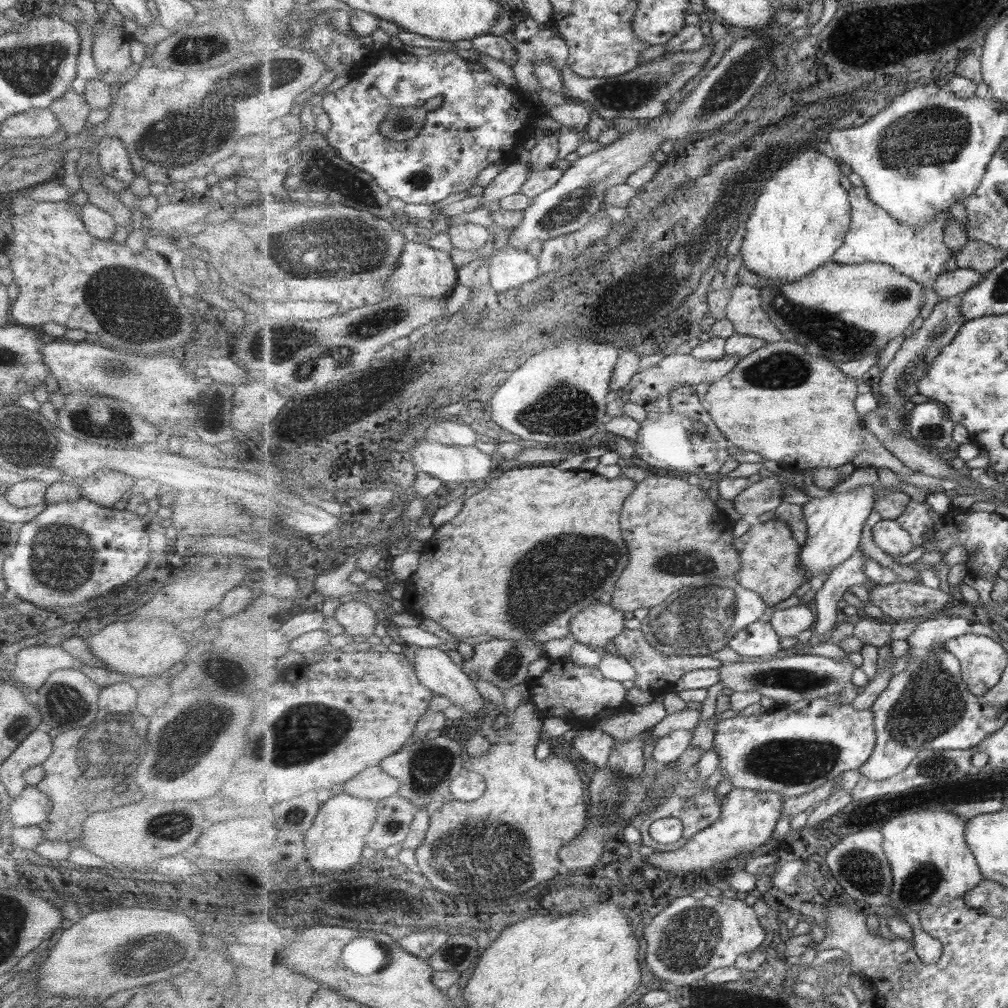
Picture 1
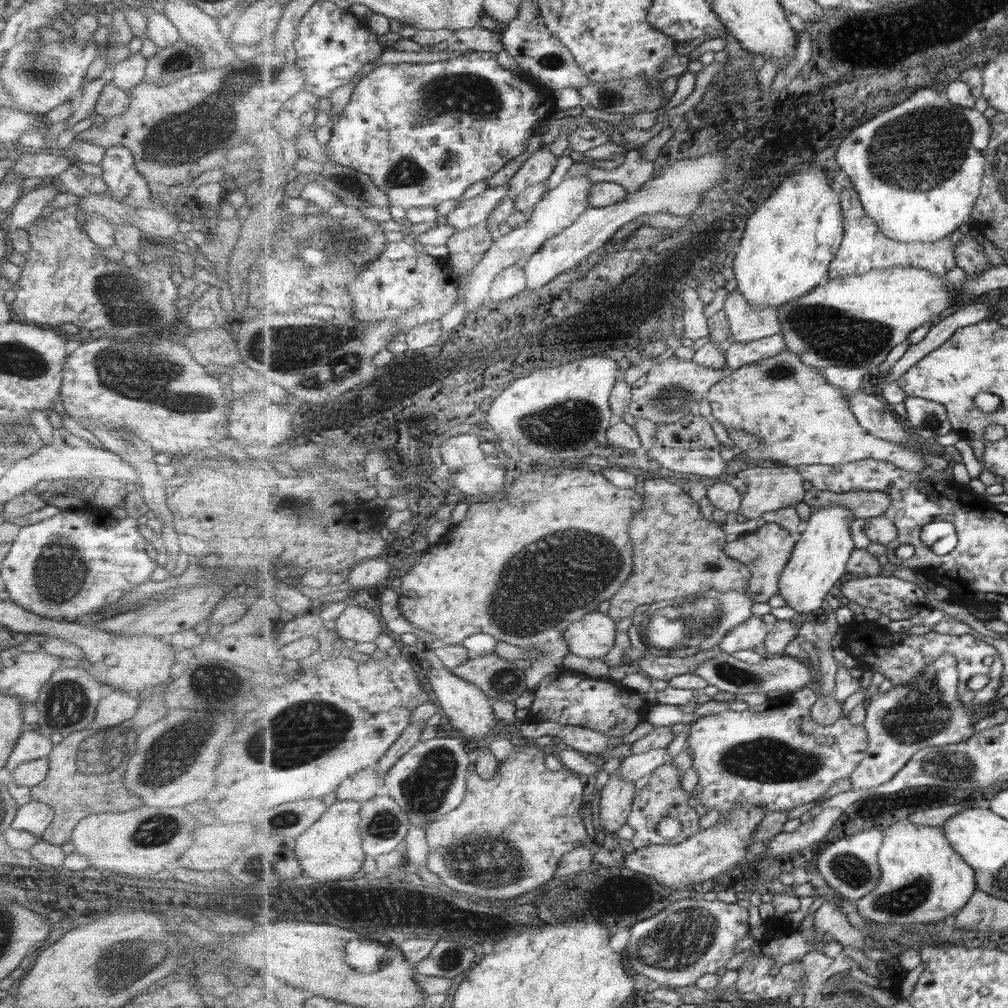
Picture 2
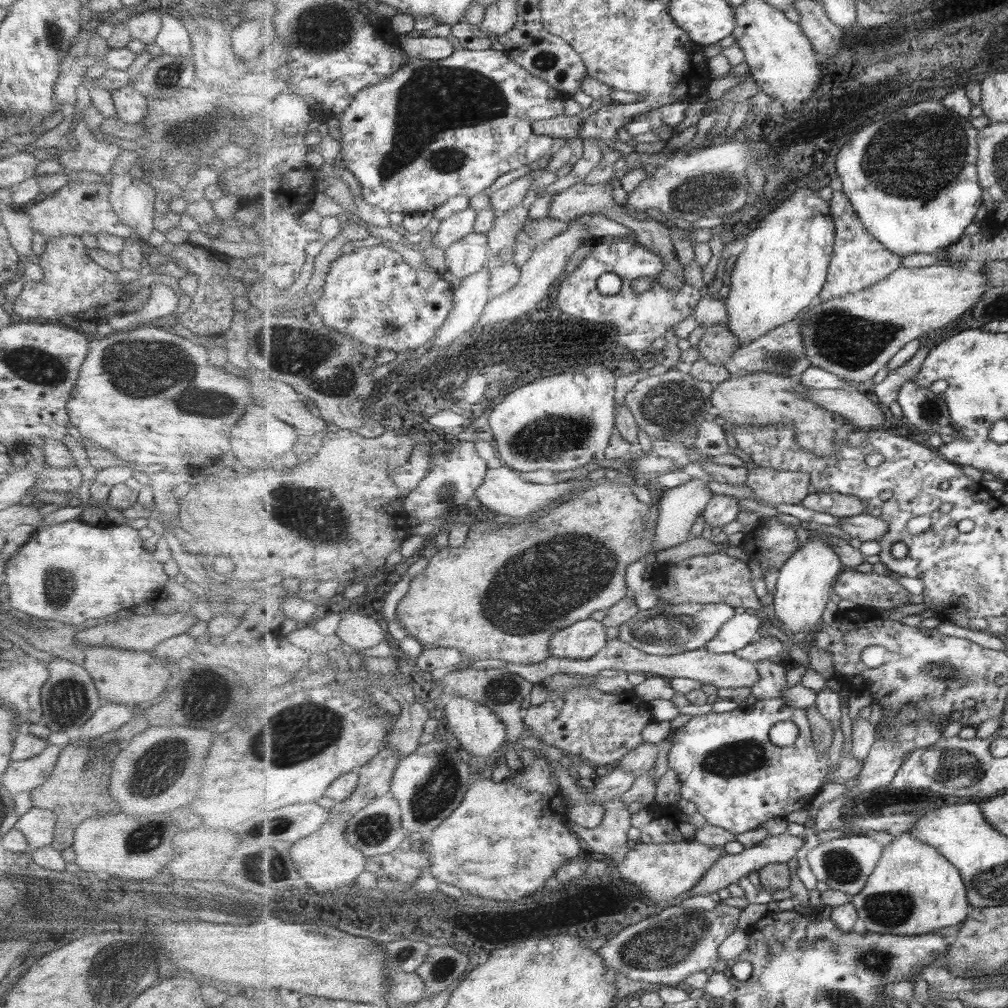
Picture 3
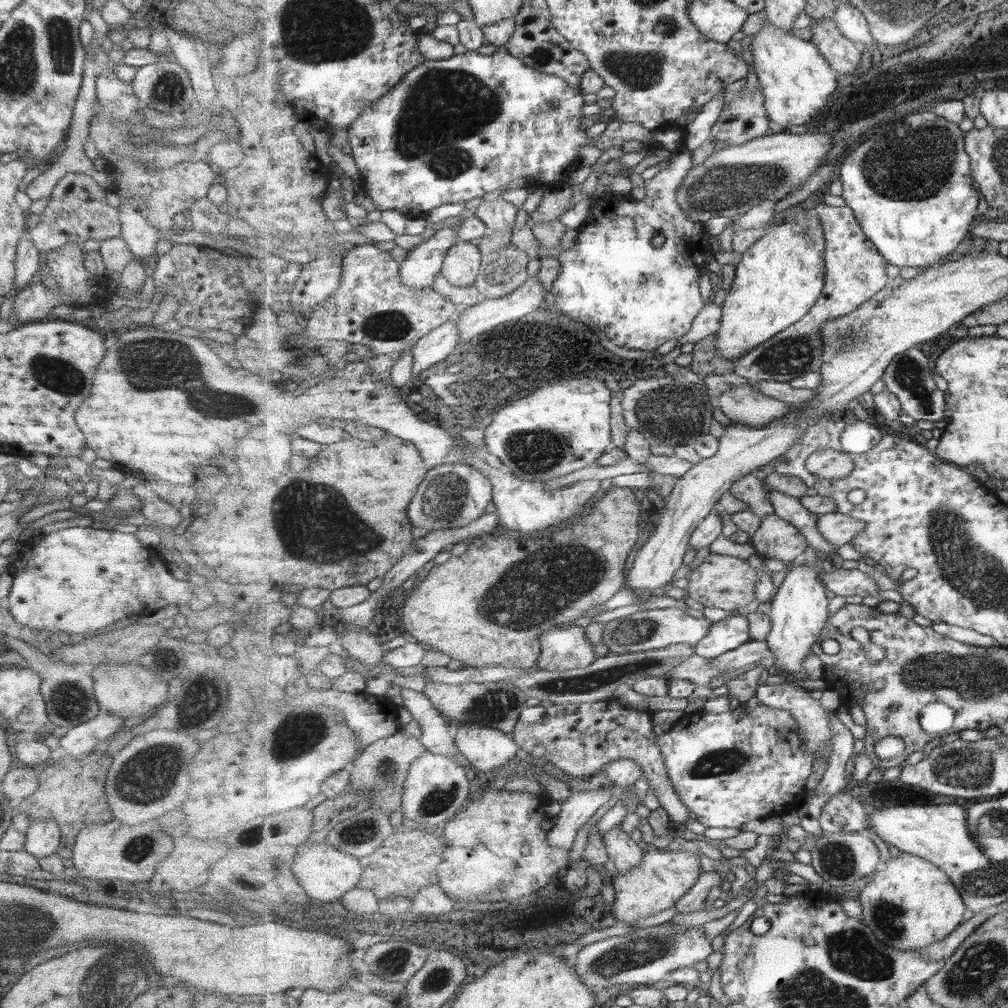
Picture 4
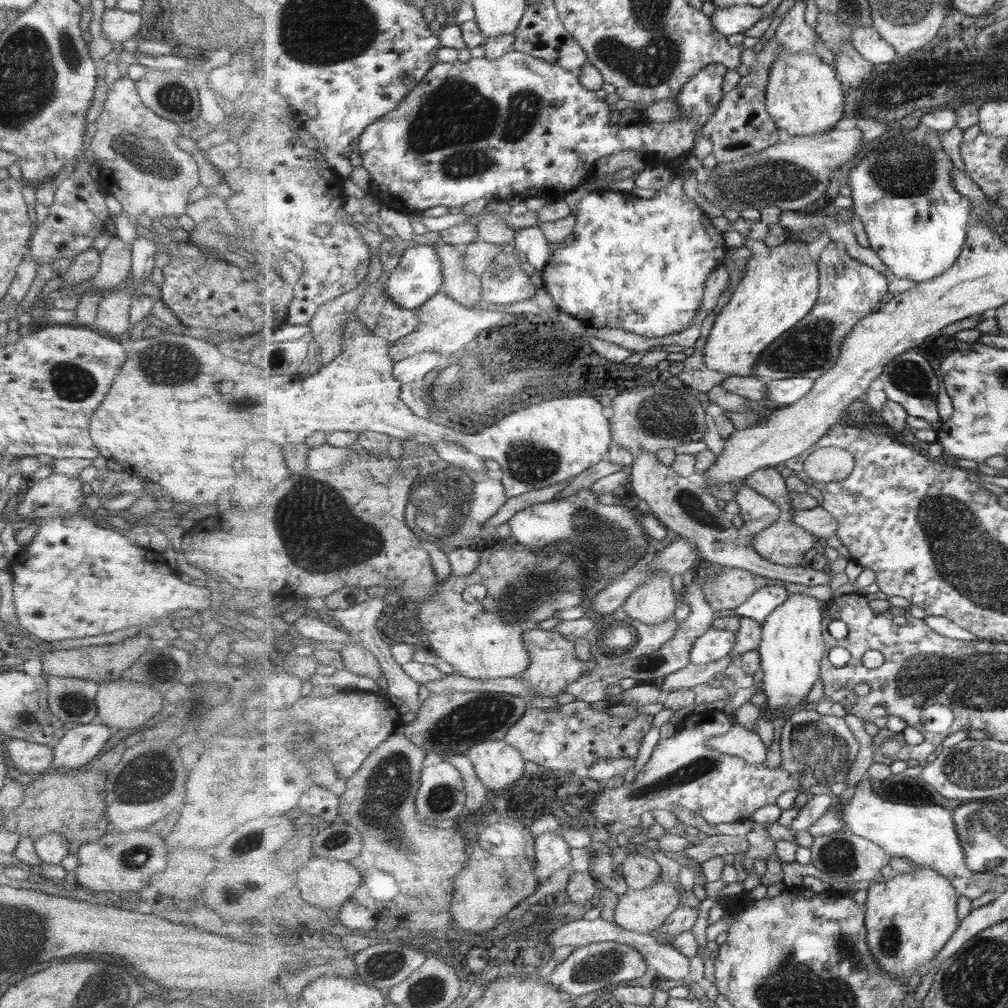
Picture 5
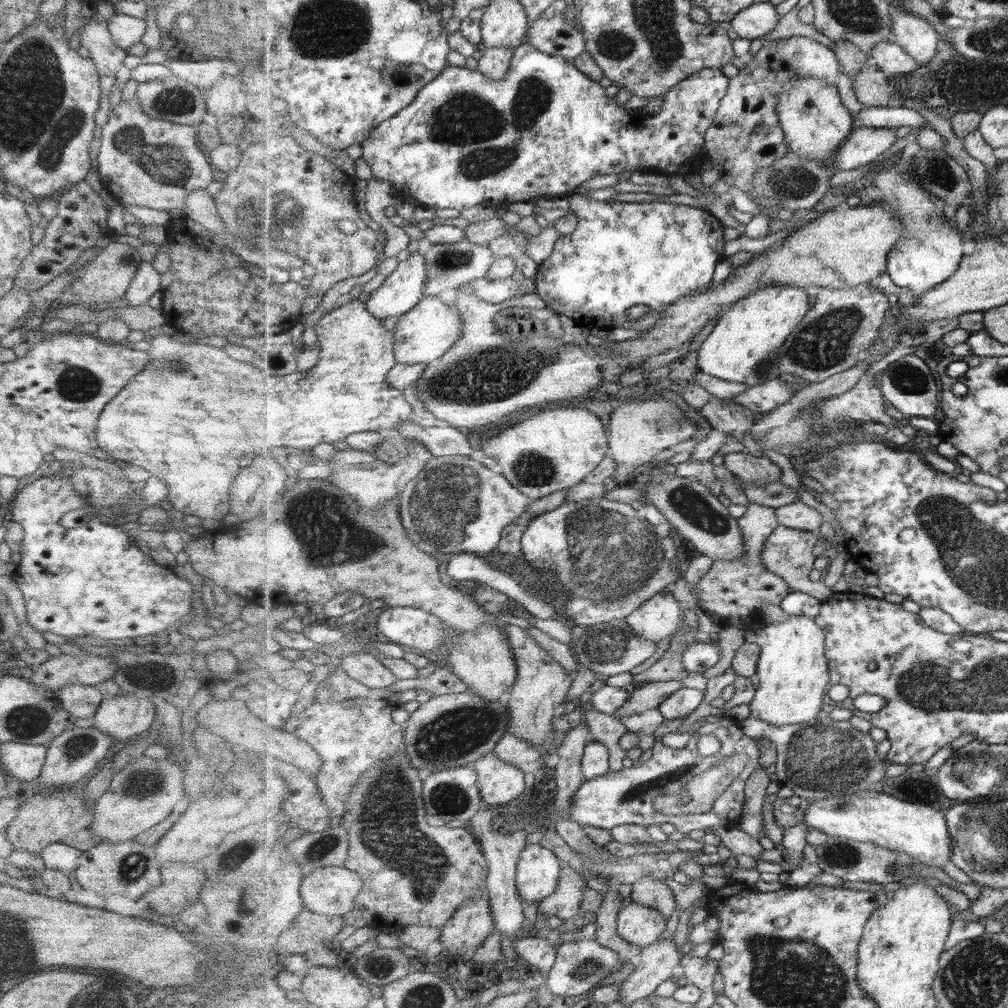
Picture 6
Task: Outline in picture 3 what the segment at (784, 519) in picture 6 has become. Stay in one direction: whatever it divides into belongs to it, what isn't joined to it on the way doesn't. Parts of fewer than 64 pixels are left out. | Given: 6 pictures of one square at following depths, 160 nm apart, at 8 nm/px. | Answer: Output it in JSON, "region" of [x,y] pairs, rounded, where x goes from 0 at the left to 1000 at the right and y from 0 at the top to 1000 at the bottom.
{"region":[[[856,509],[850,512],[836,513],[833,525],[843,533],[850,534],[855,538],[872,537],[880,530],[881,520],[878,516]]]}

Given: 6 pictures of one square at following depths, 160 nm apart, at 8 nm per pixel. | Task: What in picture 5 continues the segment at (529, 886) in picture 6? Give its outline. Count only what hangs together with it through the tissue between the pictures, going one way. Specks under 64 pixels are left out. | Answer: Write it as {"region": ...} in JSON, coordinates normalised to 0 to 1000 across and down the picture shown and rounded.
{"region":[[[553,824],[533,829],[531,867],[535,869],[535,876],[543,875],[547,867],[566,857],[566,840]]]}

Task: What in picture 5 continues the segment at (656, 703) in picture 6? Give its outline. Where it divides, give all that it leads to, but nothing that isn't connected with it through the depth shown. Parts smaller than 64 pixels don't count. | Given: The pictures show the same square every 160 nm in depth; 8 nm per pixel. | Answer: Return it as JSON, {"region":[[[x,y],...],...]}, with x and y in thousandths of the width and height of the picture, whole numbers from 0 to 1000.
{"region":[[[735,651],[724,652],[701,658],[699,660],[684,659],[681,663],[664,669],[655,677],[656,684],[660,687],[670,687],[676,684],[688,684],[693,679],[701,678],[709,672],[709,669],[717,668],[721,665],[721,661],[726,659],[733,659]]]}

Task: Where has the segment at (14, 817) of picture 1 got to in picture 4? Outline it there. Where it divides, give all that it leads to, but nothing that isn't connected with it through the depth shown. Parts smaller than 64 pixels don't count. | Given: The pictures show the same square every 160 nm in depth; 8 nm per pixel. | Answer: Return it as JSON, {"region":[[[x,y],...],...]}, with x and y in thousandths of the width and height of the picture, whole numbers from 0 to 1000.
{"region":[[[30,813],[24,825],[23,843],[33,851],[56,847],[60,837],[60,823],[53,813]]]}

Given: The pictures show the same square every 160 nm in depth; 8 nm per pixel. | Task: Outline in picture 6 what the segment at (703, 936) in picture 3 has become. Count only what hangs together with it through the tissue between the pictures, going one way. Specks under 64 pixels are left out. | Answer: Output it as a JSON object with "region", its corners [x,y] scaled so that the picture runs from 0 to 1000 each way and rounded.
{"region":[[[591,932],[566,934],[557,938],[554,958],[544,967],[543,978],[550,988],[577,988],[586,980],[591,981],[600,968],[604,968],[619,955],[622,954],[617,952],[613,944],[594,937]]]}

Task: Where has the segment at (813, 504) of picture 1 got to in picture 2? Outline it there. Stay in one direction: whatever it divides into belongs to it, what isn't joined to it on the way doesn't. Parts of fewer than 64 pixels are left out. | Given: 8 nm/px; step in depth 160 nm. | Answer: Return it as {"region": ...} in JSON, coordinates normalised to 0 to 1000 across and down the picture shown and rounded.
{"region":[[[831,500],[805,507],[802,517],[798,520],[798,524],[792,532],[793,535],[787,545],[785,554],[776,567],[773,578],[773,590],[779,595],[780,601],[793,607],[795,612],[805,613],[805,607],[822,602],[824,594],[828,590],[827,586],[832,583],[835,575],[842,570],[841,558],[844,549],[849,545],[842,520],[848,515],[850,514],[845,506]]]}

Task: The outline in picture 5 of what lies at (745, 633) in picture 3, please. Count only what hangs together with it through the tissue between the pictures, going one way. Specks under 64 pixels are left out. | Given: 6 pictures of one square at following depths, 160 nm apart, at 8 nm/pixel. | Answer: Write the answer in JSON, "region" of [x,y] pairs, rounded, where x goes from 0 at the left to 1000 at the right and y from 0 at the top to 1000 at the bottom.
{"region":[[[703,625],[689,637],[686,646],[686,658],[699,660],[720,653],[729,641],[729,629],[723,625]]]}

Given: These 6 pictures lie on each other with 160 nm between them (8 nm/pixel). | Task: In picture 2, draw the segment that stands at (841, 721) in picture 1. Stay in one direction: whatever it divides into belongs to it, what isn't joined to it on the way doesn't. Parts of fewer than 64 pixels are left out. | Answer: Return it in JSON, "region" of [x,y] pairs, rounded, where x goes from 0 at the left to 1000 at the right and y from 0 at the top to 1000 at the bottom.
{"region":[[[801,681],[794,686],[788,687],[783,690],[780,696],[775,696],[773,700],[769,700],[767,696],[761,694],[754,699],[745,699],[742,703],[735,706],[721,703],[710,709],[694,711],[694,713],[682,719],[684,723],[686,723],[683,740],[686,741],[688,749],[687,762],[692,768],[692,776],[689,780],[690,792],[702,803],[710,802],[714,806],[713,814],[720,813],[720,812],[726,808],[726,804],[730,802],[730,798],[734,796],[754,798],[761,809],[766,806],[775,806],[776,804],[787,804],[787,802],[791,802],[791,800],[797,800],[797,798],[807,796],[810,792],[814,792],[814,789],[818,788],[825,780],[828,780],[831,774],[838,774],[848,766],[848,763],[862,748],[863,739],[859,721],[857,719],[846,719],[841,709],[834,711],[828,718],[822,720],[813,719],[805,710],[806,700],[811,696],[811,693],[811,688],[807,687],[806,681]]]}

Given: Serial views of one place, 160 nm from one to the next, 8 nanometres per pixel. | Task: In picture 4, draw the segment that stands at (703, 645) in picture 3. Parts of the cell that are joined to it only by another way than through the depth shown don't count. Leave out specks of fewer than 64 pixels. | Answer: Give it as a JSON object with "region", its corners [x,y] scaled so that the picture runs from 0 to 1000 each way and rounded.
{"region":[[[658,603],[658,605],[634,605],[625,611],[602,618],[598,627],[598,639],[605,649],[618,650],[623,647],[642,645],[658,645],[668,640],[689,641],[703,629],[707,617],[703,613],[689,613],[674,603]]]}

